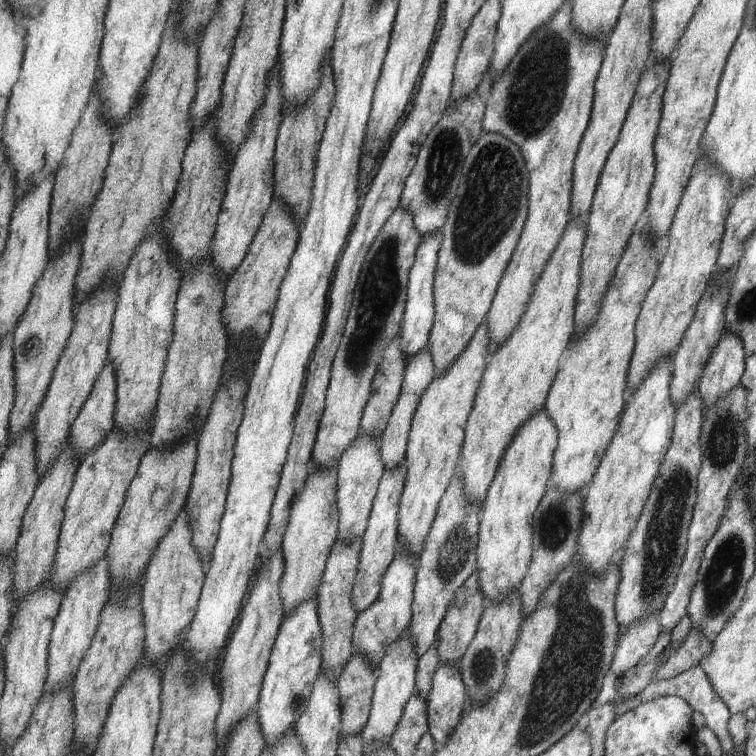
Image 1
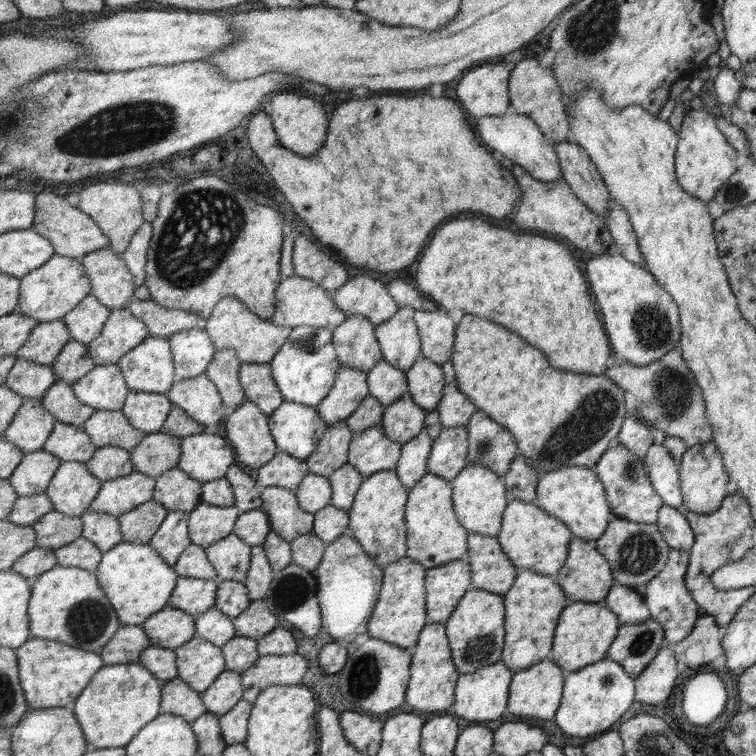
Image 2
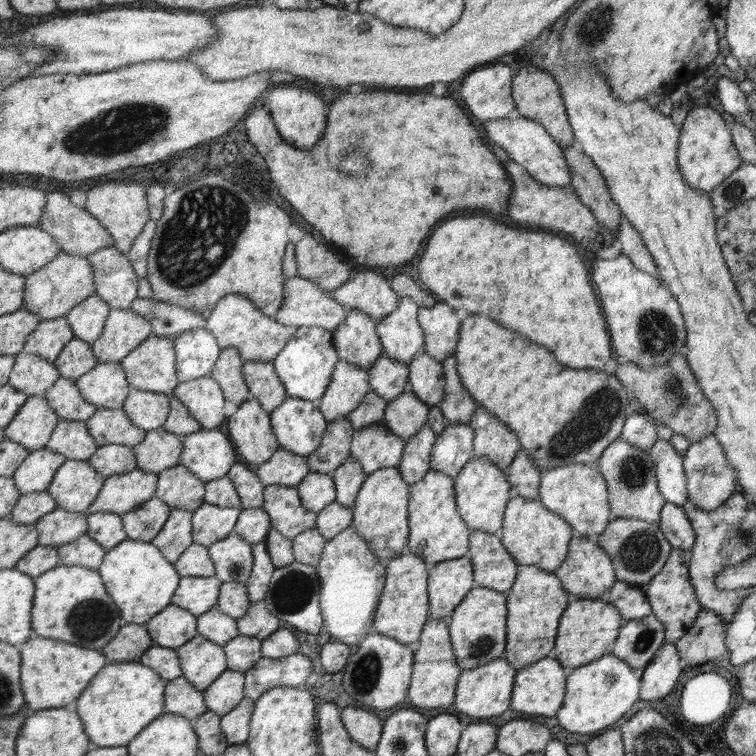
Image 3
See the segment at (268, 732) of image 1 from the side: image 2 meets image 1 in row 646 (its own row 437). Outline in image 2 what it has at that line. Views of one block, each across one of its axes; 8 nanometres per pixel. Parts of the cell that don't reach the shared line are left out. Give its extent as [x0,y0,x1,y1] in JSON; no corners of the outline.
[270,401,328,459]

